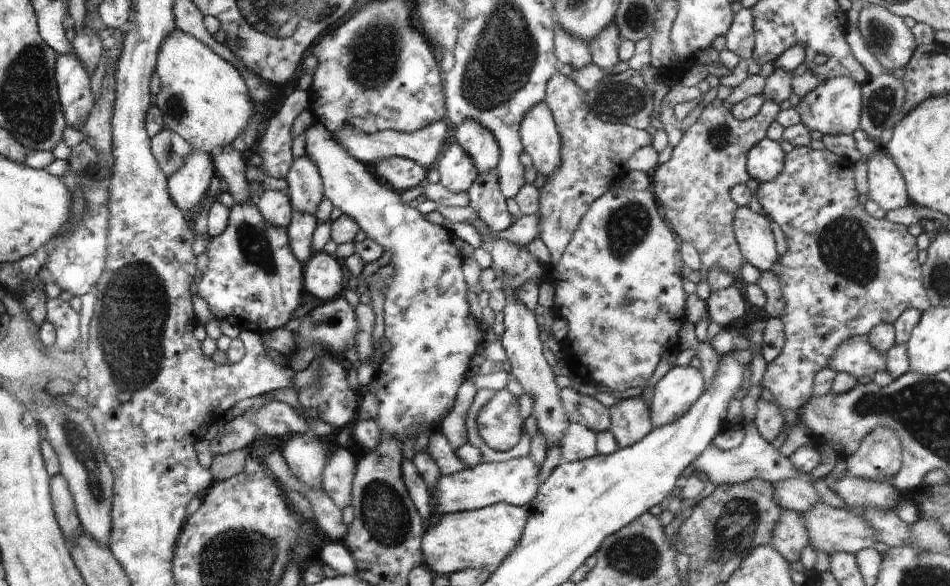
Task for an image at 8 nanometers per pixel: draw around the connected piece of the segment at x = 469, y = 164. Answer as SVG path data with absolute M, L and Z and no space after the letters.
M452 142L448 149L438 156L434 167L440 173L439 182L454 194L467 192L479 175L472 159L457 142Z

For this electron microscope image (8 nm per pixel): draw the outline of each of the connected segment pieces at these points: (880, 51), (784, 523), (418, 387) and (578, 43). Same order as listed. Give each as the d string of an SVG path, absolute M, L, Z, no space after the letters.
M865 3L858 16L858 26L860 34L864 39L866 48L878 59L878 62L888 71L904 68L912 54L915 53L917 42L912 34L912 30L906 26L906 22L901 16L894 15L886 8Z
M782 509L780 522L772 533L771 544L789 564L800 560L801 551L809 545L808 531L801 513Z
M316 121L308 126L304 137L305 155L318 168L323 180L324 197L332 202L333 208L342 210L343 214L356 220L368 238L392 254L394 274L390 277L391 283L382 309L384 336L390 342L390 350L383 355L383 361L377 368L377 377L370 387L374 388L378 398L378 415L375 420L381 434L398 438L402 444L406 438L416 432L420 433L426 426L430 426L433 431L440 427L442 418L454 406L458 388L465 381L478 346L482 346L479 322L470 316L468 309L468 285L462 272L463 259L446 228L426 220L418 209L402 202L398 191L379 181L369 166L348 154L348 150L322 123Z
M554 24L554 52L559 66L571 66L573 72L592 64L592 56L586 42L568 34L558 24Z

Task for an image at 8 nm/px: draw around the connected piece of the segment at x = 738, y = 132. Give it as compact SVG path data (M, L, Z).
M716 97L702 110L700 118L684 132L678 146L672 149L672 157L665 164L659 164L652 176L652 185L648 189L657 199L663 218L669 224L673 232L678 234L682 242L690 242L700 254L702 266L706 270L710 268L722 268L732 276L738 276L745 260L740 252L735 232L733 229L734 212L737 204L730 196L730 189L739 183L746 183L751 176L747 171L747 154L752 146L756 146L762 139L767 138L768 126L776 121L780 105L774 100L765 100L760 112L752 118L739 121L732 116L723 101Z

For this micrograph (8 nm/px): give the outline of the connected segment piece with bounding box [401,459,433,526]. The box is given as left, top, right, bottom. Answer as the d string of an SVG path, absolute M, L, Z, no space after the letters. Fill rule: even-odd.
M404 459L401 467L403 479L410 498L412 499L416 510L418 510L418 514L422 516L426 526L429 526L433 508L431 507L428 486L426 486L426 482L422 480L422 476L418 474L418 469L413 460Z

